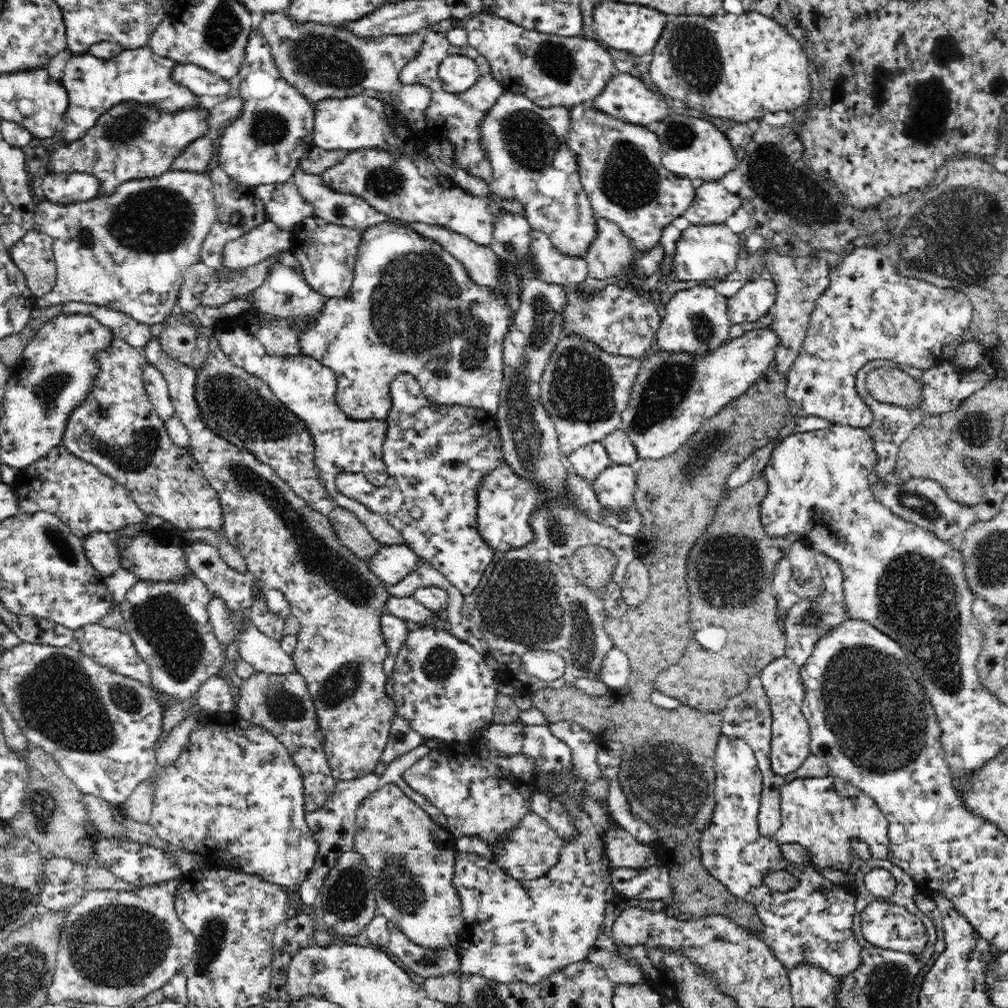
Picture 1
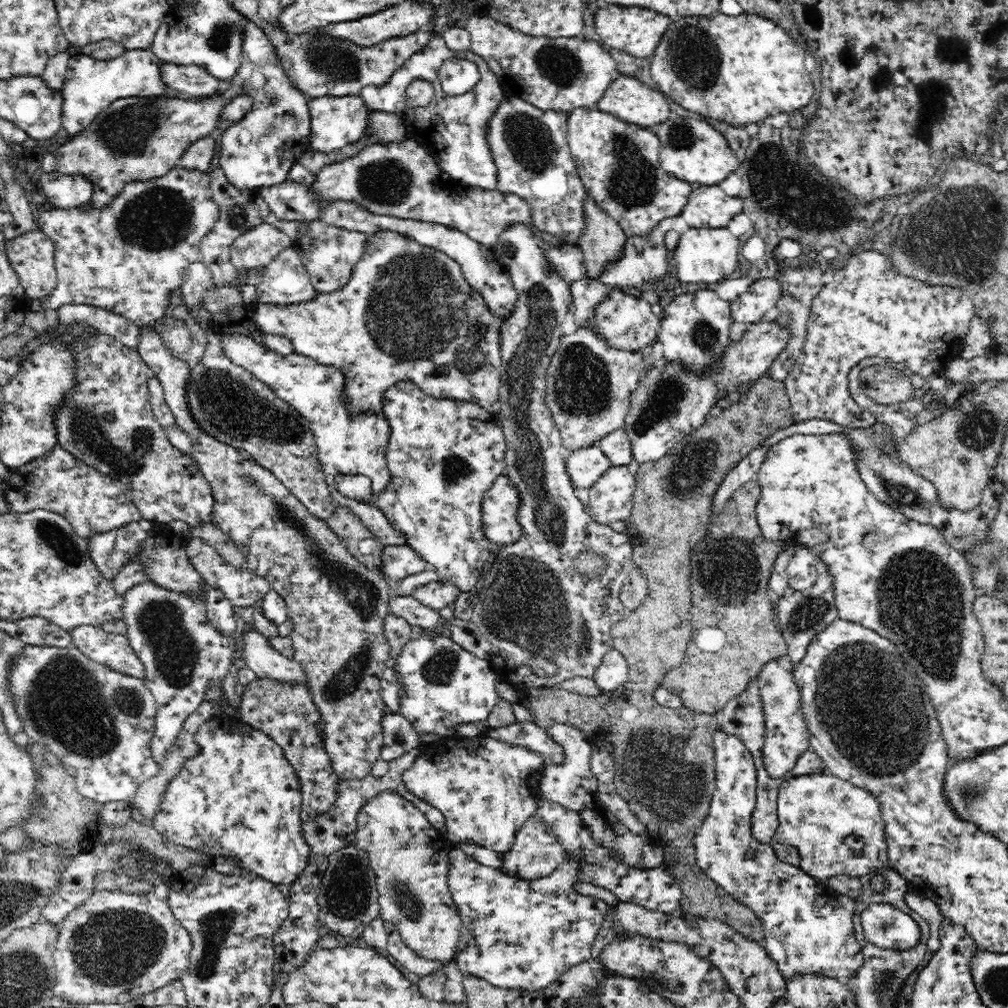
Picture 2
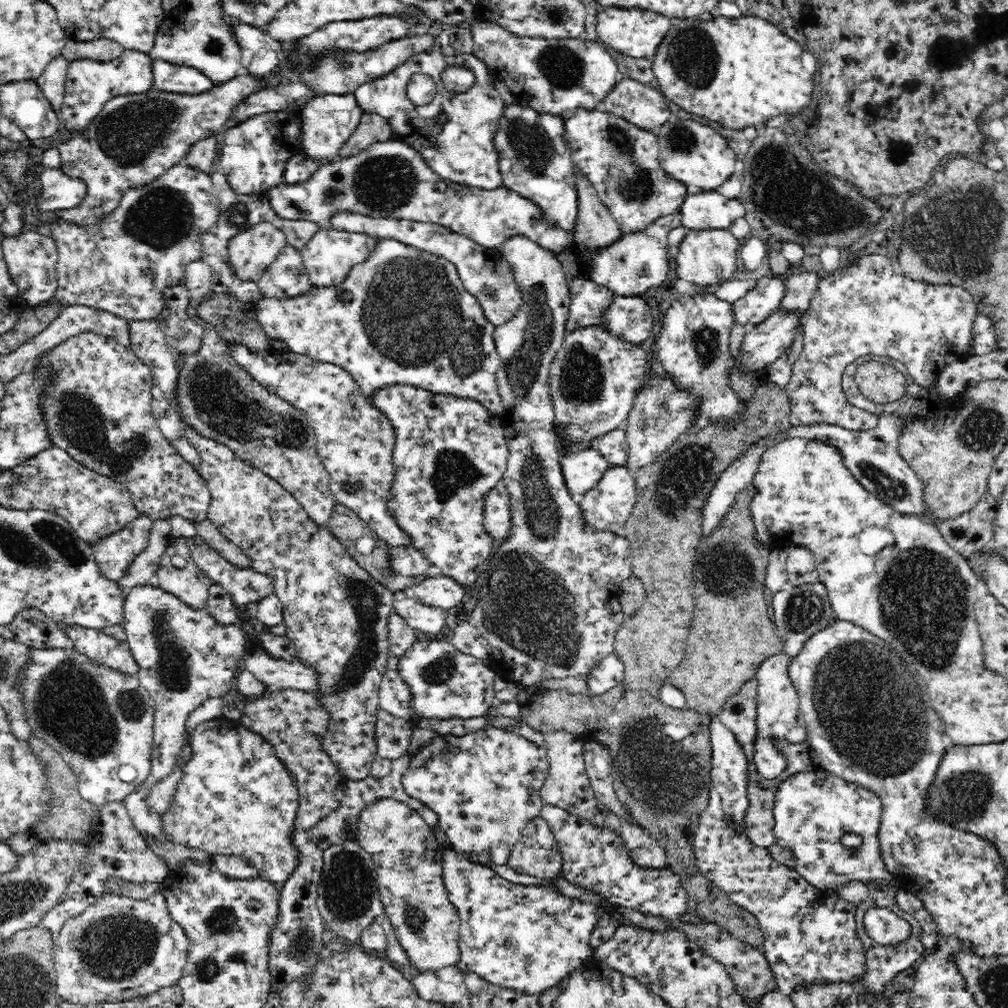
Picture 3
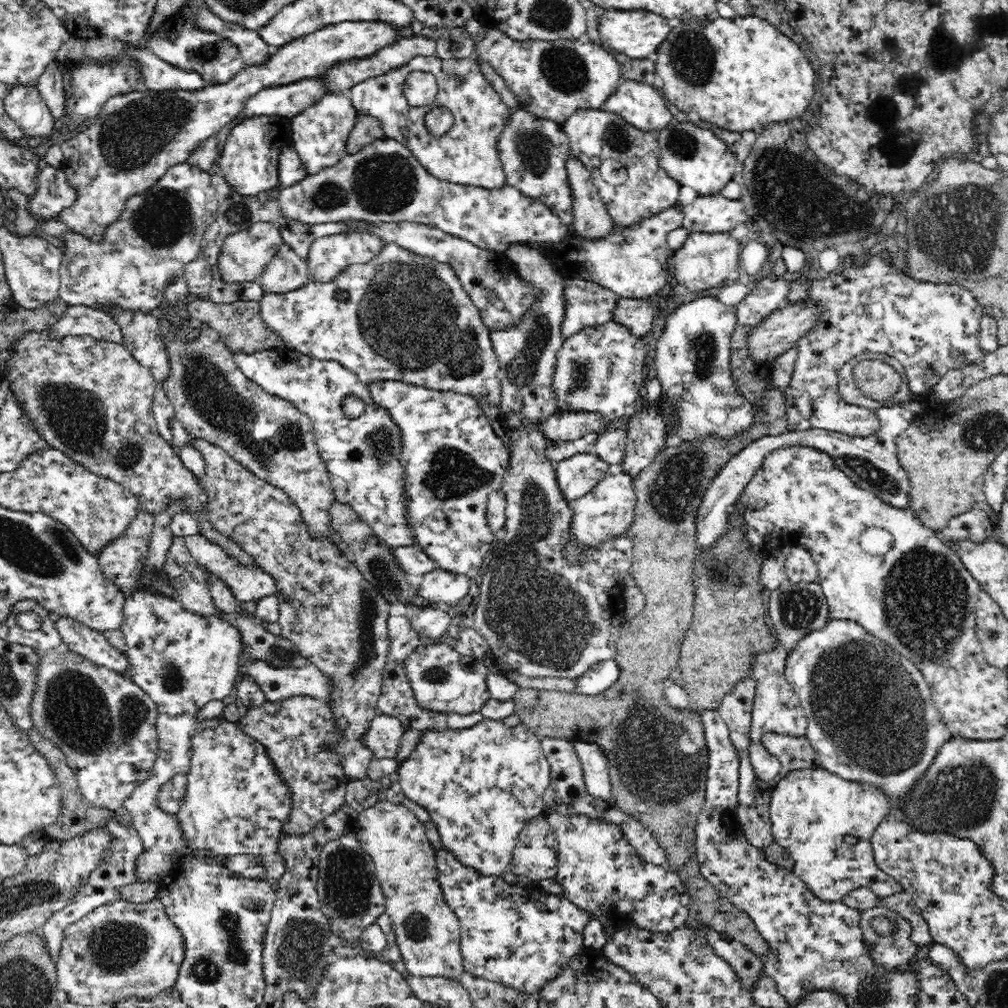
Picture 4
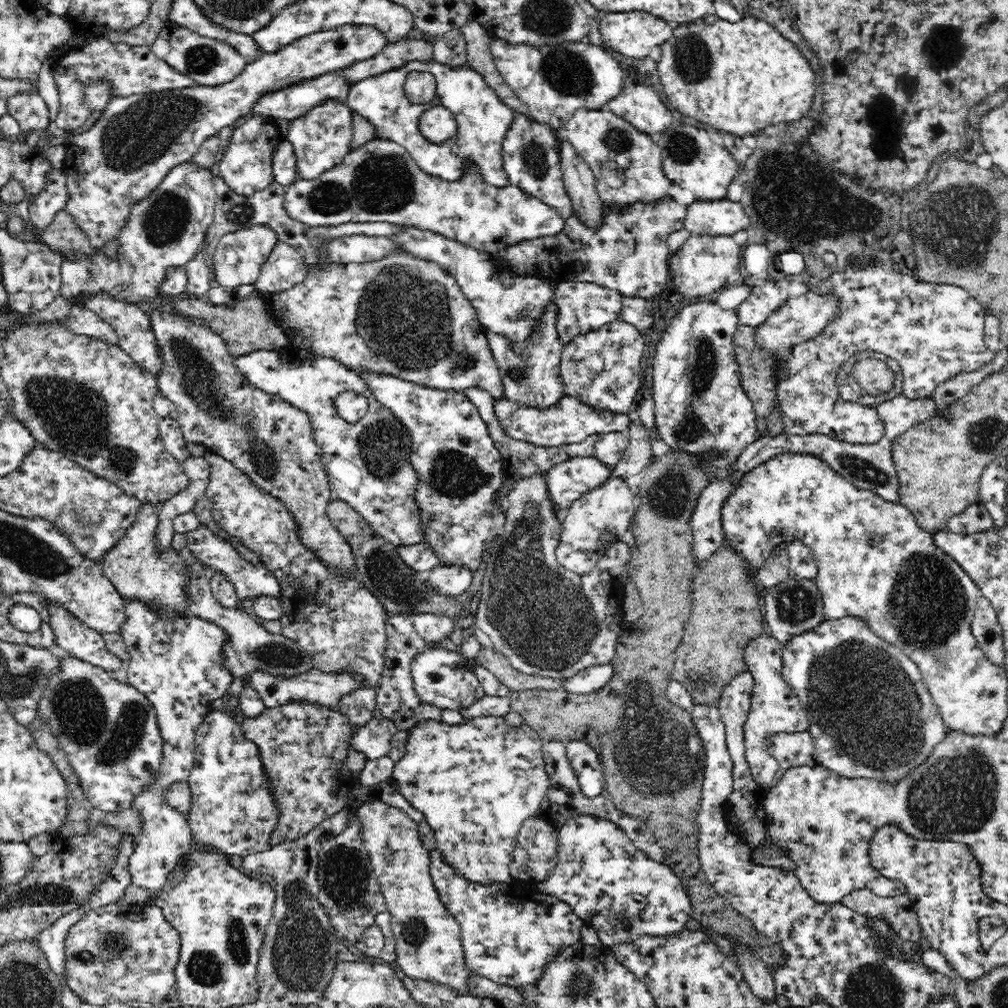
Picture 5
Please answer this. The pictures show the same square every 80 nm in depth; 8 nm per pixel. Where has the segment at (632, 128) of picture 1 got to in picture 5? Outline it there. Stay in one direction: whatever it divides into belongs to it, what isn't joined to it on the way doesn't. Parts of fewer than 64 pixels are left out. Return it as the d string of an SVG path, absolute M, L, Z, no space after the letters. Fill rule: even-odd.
M578 109L557 133L568 140L576 154L584 159L594 173L595 185L607 214L622 214L634 204L658 204L671 198L670 190L674 183L663 171L661 148L655 142L655 136L638 130L621 116L605 109ZM608 161L616 162L623 171L623 182L618 188L610 187L601 178L602 166Z

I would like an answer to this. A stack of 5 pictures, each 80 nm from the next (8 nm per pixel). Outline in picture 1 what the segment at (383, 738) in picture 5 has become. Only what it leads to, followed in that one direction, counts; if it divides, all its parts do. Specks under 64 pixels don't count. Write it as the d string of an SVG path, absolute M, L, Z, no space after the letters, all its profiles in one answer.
M400 717L394 718L392 728L390 728L390 738L381 761L384 763L392 762L399 756L410 752L413 748L422 744L424 737L416 732L405 720Z

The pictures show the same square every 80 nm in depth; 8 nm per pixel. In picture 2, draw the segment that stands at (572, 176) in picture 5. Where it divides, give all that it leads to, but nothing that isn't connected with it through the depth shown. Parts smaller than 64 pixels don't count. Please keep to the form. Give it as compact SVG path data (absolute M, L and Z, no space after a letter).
M586 194L586 230L580 238L580 249L585 256L587 276L602 277L610 264L622 260L624 246L629 236L608 215L603 214Z

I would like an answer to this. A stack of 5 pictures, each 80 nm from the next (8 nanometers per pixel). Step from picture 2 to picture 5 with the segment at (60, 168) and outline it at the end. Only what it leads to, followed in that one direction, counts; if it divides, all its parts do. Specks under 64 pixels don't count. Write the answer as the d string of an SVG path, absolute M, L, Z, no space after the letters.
M343 24L333 29L322 29L320 32L302 36L276 52L265 52L255 61L248 62L244 70L226 84L214 86L197 84L192 88L110 97L99 122L86 132L71 136L62 144L66 151L62 169L70 193L65 211L70 215L72 222L86 235L91 246L101 248L106 242L115 240L118 236L134 201L148 196L171 168L189 162L205 140L217 136L224 126L232 126L237 119L247 116L252 110L254 101L264 93L286 88L301 80L340 71L359 60L376 56L388 43L386 33L374 25Z

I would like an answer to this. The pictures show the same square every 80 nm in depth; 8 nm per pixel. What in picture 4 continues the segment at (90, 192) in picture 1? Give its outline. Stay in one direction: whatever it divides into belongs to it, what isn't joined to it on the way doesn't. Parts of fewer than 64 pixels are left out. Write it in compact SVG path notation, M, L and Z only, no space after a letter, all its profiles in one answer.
M46 165L36 178L37 191L30 196L28 211L38 220L50 220L78 200L78 187L70 184L66 173L60 168Z

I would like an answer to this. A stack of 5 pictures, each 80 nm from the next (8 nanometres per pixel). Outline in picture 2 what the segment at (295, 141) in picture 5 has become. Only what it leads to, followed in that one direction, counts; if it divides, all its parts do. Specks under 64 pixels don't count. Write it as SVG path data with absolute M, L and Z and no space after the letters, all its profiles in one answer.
M362 95L358 96L322 96L318 99L309 99L312 128L310 128L310 148L322 152L340 150L344 146L362 142L370 136L370 110Z

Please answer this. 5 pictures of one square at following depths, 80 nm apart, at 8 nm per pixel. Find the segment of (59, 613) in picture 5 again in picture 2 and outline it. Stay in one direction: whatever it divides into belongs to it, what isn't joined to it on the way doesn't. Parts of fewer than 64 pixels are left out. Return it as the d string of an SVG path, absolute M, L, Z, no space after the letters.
M82 625L71 630L73 646L89 659L110 670L146 680L146 667L130 646L127 635L105 631L101 626Z

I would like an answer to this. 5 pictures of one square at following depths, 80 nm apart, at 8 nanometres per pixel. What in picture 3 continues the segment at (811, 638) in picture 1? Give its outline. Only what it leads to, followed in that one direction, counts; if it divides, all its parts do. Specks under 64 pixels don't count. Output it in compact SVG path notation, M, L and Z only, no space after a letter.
M822 580L814 581L814 584L806 584L800 589L793 589L792 584L786 582L782 588L781 592L771 595L771 610L774 624L778 627L778 636L785 646L784 652L794 659L802 652L810 636L828 627L836 618L826 584L822 583Z

